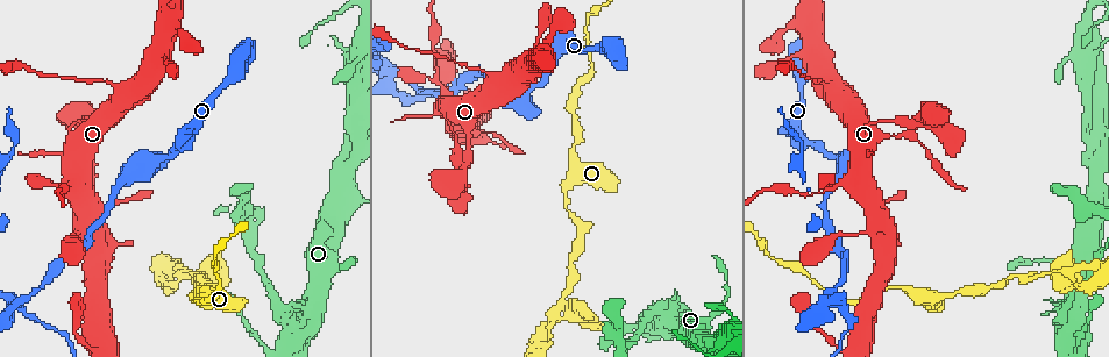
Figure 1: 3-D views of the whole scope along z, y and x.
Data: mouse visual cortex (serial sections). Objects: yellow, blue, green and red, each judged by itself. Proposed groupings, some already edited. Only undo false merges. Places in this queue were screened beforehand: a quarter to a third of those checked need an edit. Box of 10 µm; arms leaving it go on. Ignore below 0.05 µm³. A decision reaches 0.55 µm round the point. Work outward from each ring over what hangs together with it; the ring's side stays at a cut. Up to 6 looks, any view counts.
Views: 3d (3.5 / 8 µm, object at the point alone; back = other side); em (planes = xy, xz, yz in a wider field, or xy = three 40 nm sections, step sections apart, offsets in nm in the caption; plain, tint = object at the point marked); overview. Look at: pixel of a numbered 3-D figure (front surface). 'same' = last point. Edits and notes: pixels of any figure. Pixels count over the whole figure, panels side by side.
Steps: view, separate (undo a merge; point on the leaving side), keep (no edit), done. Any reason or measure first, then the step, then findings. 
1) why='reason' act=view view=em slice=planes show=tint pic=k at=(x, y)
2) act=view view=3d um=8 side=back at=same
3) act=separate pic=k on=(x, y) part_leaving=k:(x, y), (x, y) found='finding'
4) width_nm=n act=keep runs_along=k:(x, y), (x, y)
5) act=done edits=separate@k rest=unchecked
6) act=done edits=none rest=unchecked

why='a fork' act=view view=3d um=3.5 side=back pic=1 at=(1047, 272)

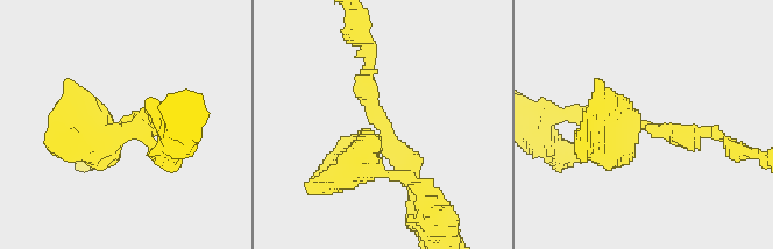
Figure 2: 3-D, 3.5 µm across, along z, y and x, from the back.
why='need the tissue' act=view view=em slice=xy step=5 show=tint pic=2 at=(650, 126)

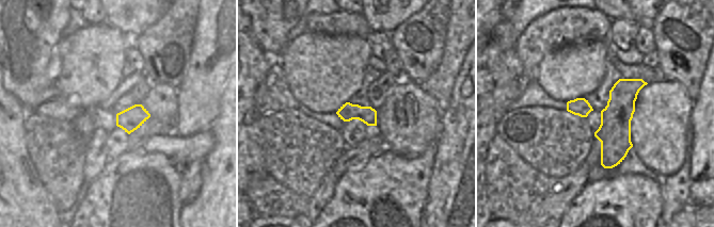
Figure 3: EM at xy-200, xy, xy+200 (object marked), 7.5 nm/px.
arm_widths_nm=150,200,300,450 act=keep runs_along=2:(368, 51), (378, 120), (339, 177) found='all the same cell'

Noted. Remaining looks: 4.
why='sudden change in width' act=view view=3d um=3.5 pic=1 at=(1074, 308)

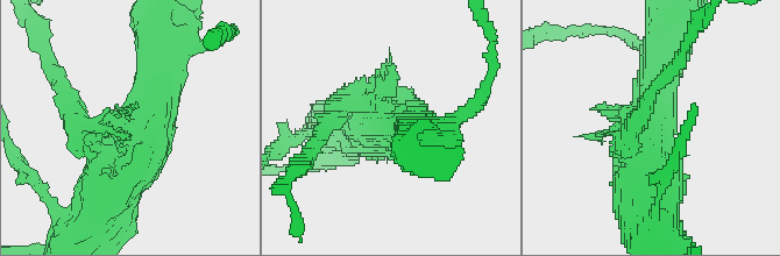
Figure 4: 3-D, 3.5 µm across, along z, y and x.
act=view view=em slice=xy step=5 show=tint pic=4 at=(377, 114)

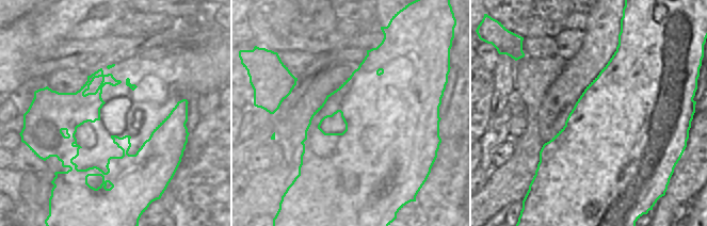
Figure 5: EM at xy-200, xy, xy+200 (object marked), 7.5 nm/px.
act=separate pic=4 on=(66, 85) found='a second cell is stuck on'

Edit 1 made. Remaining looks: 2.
act=done edits=separate@4 rest=unchecked

